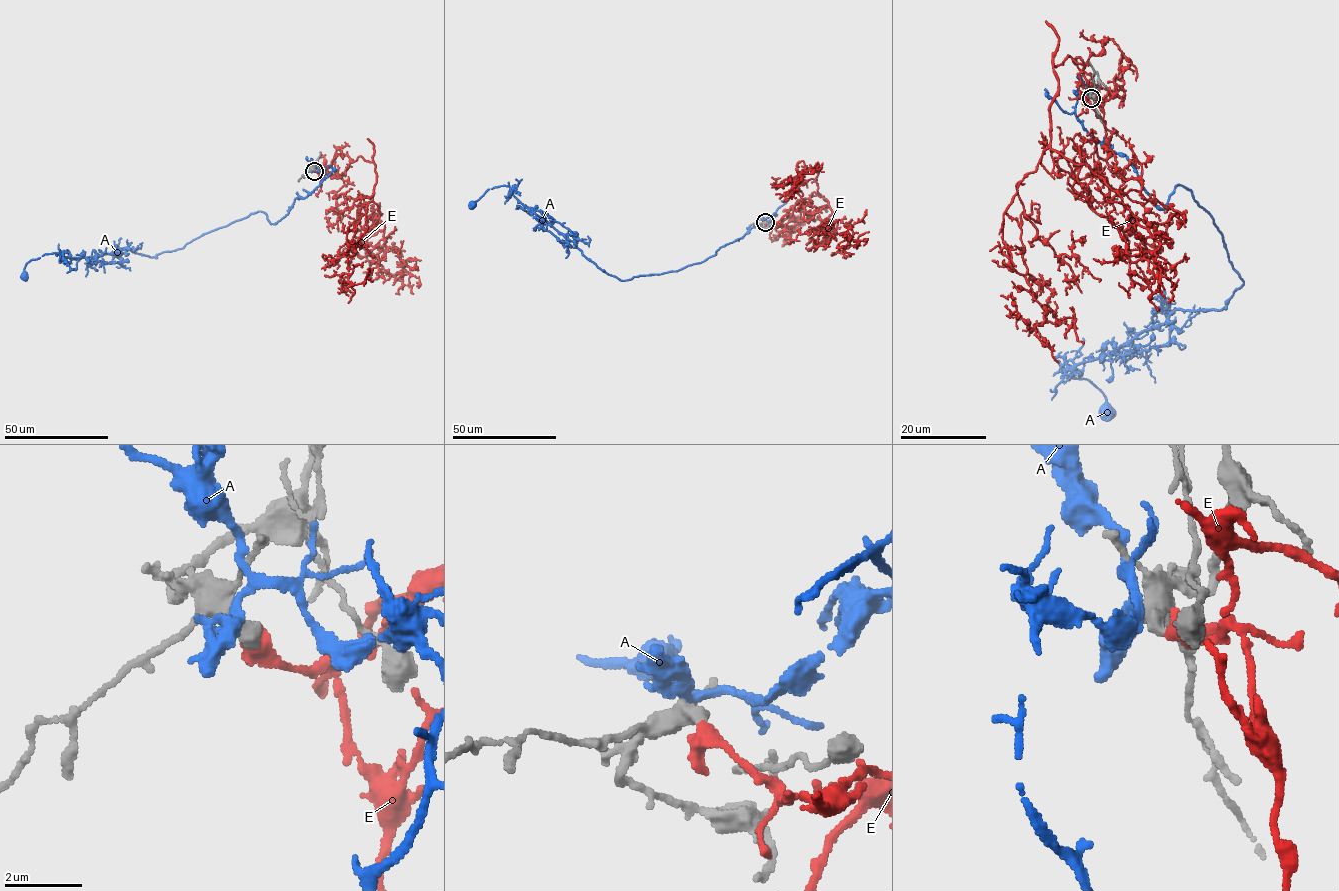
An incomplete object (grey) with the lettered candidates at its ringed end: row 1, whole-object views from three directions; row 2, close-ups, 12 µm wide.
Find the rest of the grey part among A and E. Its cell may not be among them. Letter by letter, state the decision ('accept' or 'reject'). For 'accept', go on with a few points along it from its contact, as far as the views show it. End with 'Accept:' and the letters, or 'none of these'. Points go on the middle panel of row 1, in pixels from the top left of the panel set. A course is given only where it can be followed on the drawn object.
A: reject
E: accept; it runs (765, 222), (806, 221), (828, 206), (817, 191), (818, 171), (804, 169), (797, 180), (817, 162)
Accept: E

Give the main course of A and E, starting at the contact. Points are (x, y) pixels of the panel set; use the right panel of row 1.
A: (1087, 96), (1076, 119), (1160, 209), (1190, 190), (1243, 283), (1058, 361), (1105, 414)
E: (1092, 97), (1084, 66), (1053, 65), (1050, 144), (1003, 220), (1043, 322), (1000, 295)

